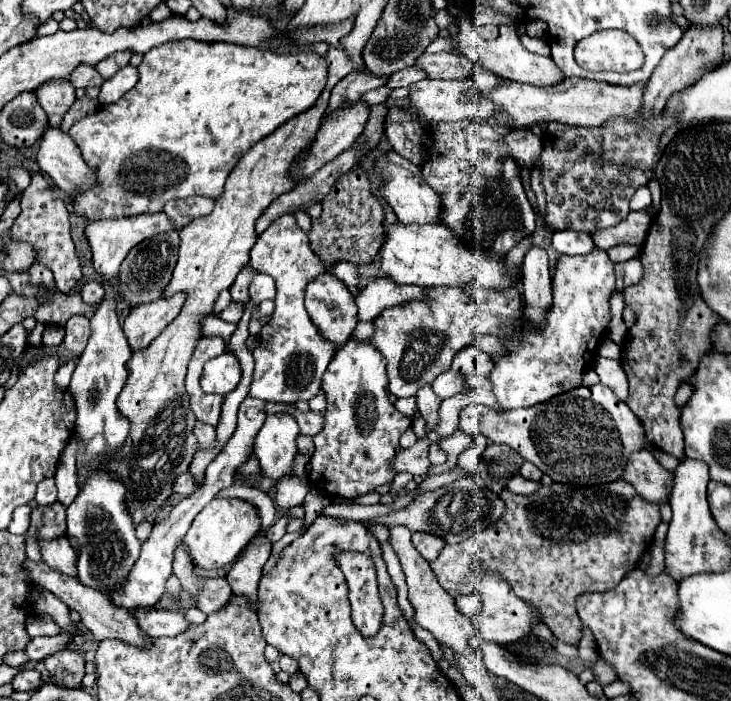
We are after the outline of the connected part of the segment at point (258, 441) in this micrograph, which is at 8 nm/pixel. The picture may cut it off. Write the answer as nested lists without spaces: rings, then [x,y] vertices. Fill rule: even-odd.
[[[269,415],[253,441],[261,473],[277,481],[293,471],[299,427],[289,415]]]

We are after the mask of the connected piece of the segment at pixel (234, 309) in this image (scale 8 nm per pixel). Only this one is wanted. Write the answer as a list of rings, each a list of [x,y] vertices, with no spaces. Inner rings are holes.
[[[231,303],[225,311],[219,313],[218,317],[227,321],[227,323],[239,323],[239,319],[243,317],[243,311],[245,311],[245,307],[239,307],[237,303]]]

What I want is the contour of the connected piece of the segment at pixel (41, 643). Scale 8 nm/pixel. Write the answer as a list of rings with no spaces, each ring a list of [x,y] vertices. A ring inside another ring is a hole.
[[[61,629],[53,637],[35,637],[25,647],[25,653],[31,657],[31,661],[43,661],[45,657],[49,657],[49,655],[65,649],[69,645],[71,637],[73,637],[73,633],[67,631],[67,629]]]

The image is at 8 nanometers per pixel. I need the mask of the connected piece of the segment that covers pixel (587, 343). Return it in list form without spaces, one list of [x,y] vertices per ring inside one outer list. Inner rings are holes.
[[[595,247],[591,251],[591,255],[575,255],[575,257],[563,255],[557,261],[557,269],[555,269],[555,277],[553,277],[553,307],[549,311],[545,331],[535,333],[521,325],[519,329],[515,329],[515,335],[511,339],[503,339],[503,343],[509,349],[509,355],[493,359],[495,371],[491,373],[489,379],[493,383],[493,393],[503,409],[531,407],[531,405],[543,403],[555,395],[567,393],[567,391],[583,385],[583,373],[589,369],[591,359],[597,349],[595,343],[607,331],[607,325],[611,319],[609,297],[613,291],[615,291],[615,271],[613,271],[613,263],[611,263],[607,251],[601,251]]]

